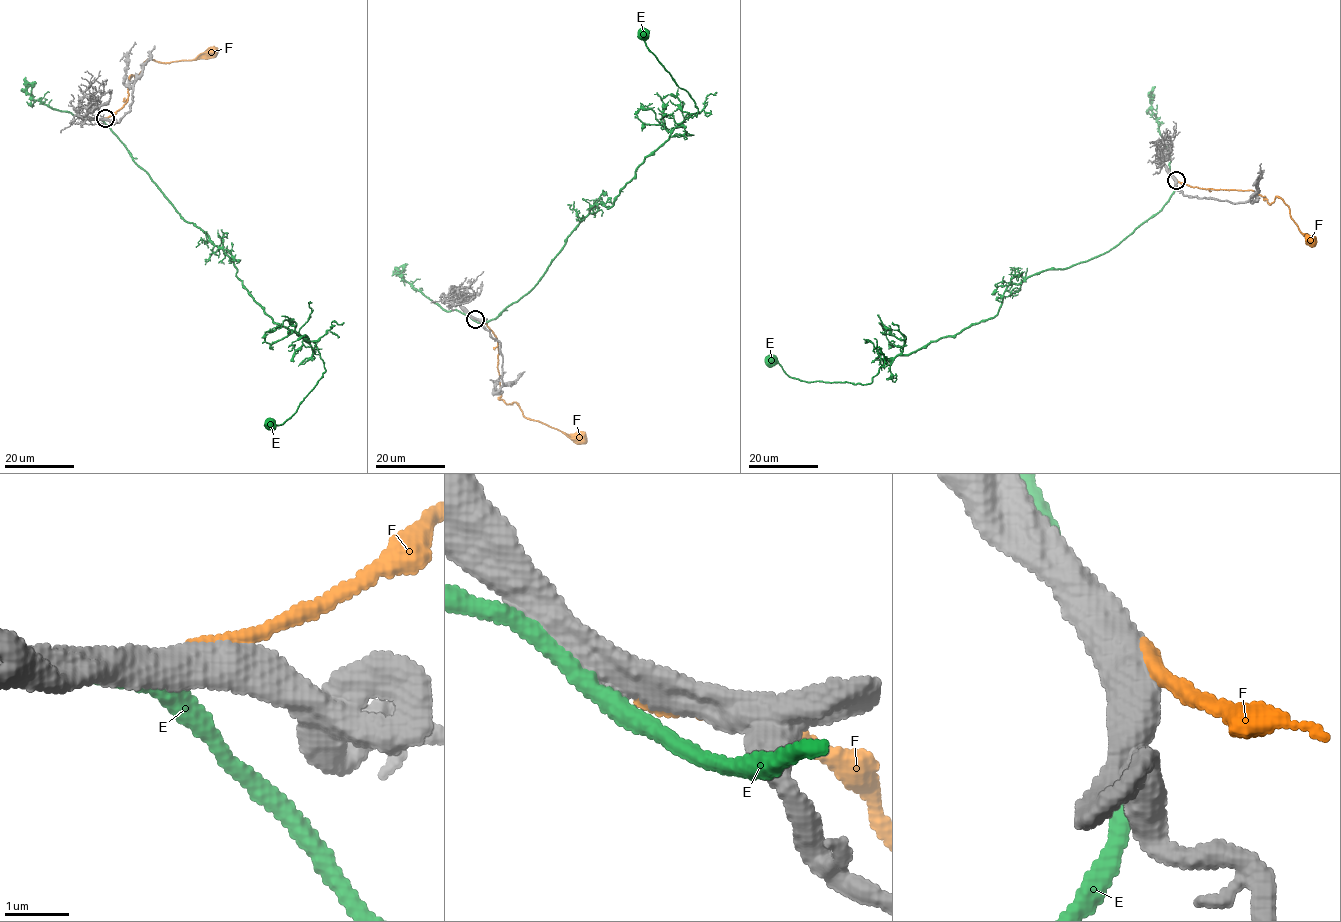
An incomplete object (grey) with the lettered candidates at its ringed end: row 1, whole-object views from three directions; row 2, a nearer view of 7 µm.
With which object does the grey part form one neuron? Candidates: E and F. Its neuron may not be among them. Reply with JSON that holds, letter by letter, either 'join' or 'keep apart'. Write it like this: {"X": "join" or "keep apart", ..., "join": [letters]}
{"E": "keep apart", "F": "join", "join": ["F"]}

